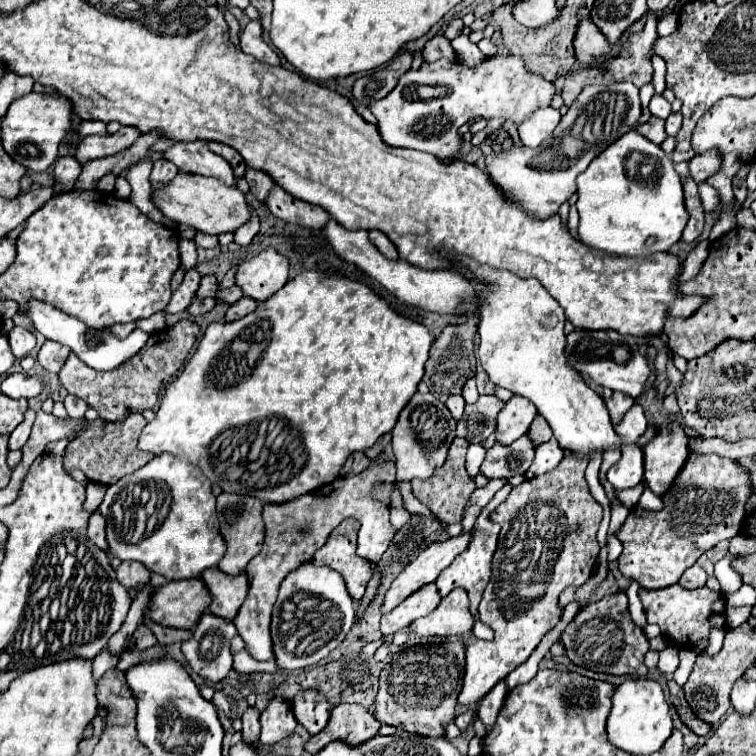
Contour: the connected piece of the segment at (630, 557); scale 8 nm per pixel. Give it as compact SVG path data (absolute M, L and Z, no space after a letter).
M689 454L673 488L663 498L665 508L661 512L647 512L633 506L631 516L627 516L617 532L625 548L617 560L621 574L635 578L645 590L661 590L677 584L681 574L693 566L705 550L739 532L745 520L743 506L751 492L747 470L735 460Z

